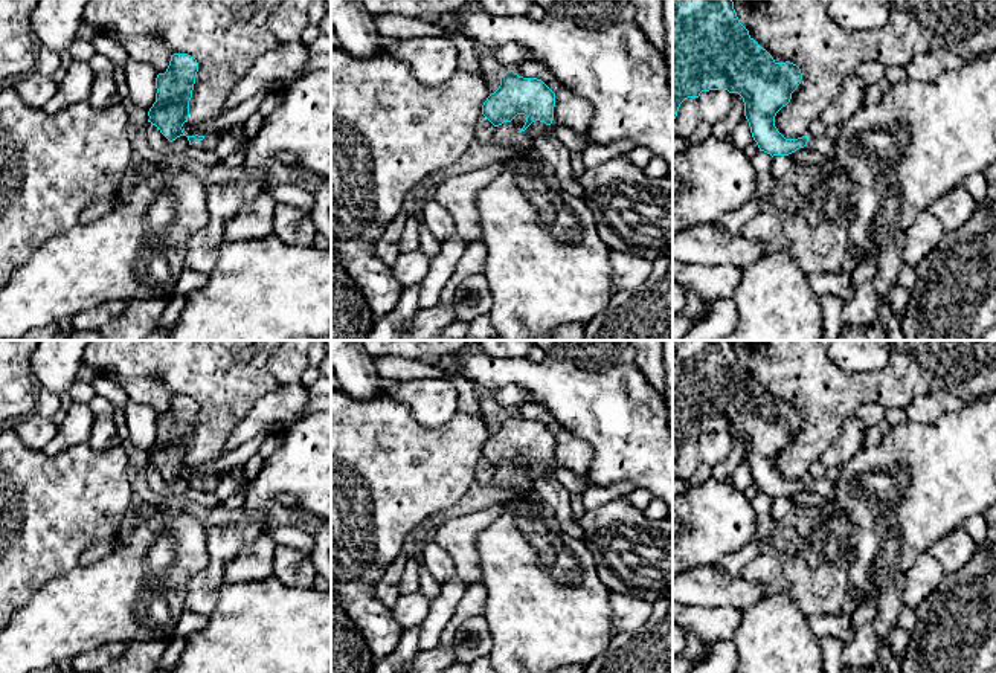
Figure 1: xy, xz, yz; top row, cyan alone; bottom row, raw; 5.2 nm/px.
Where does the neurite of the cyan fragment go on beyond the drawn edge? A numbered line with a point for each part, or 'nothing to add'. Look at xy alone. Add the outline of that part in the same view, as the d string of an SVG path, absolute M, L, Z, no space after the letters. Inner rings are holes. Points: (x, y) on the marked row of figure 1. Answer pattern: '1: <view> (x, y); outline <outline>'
1: xy (209, 142); outline M209 134L203 140L194 142L192 145L198 150L209 150L214 151L220 142L218 134Z

